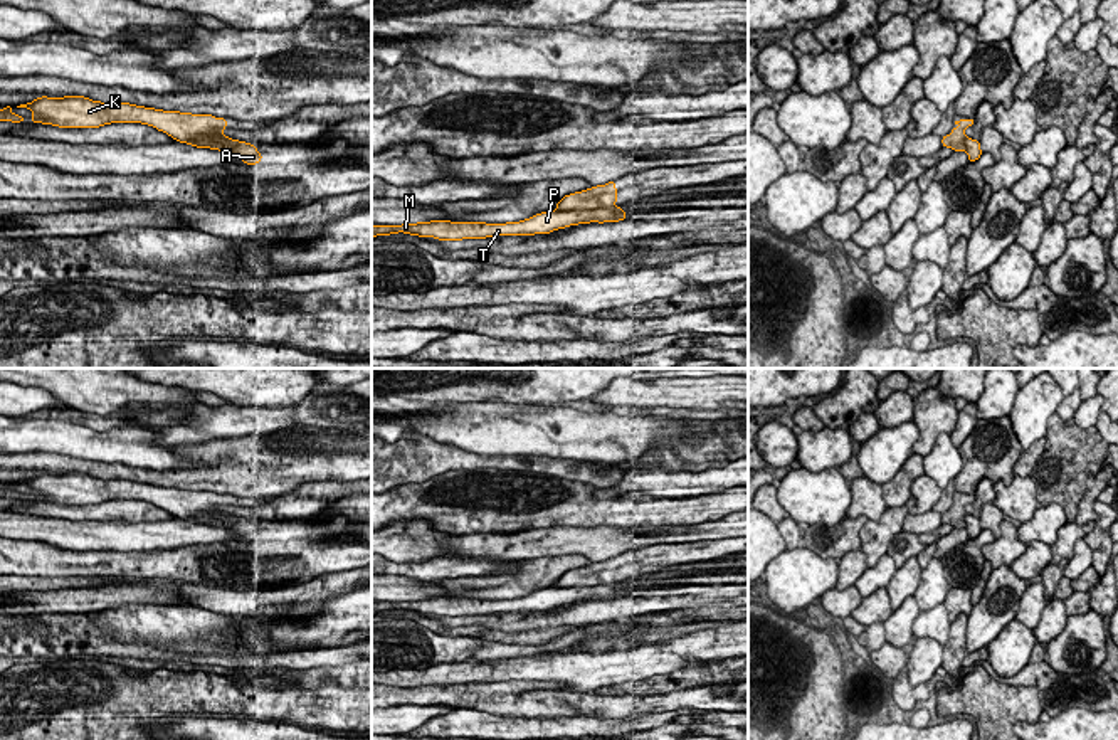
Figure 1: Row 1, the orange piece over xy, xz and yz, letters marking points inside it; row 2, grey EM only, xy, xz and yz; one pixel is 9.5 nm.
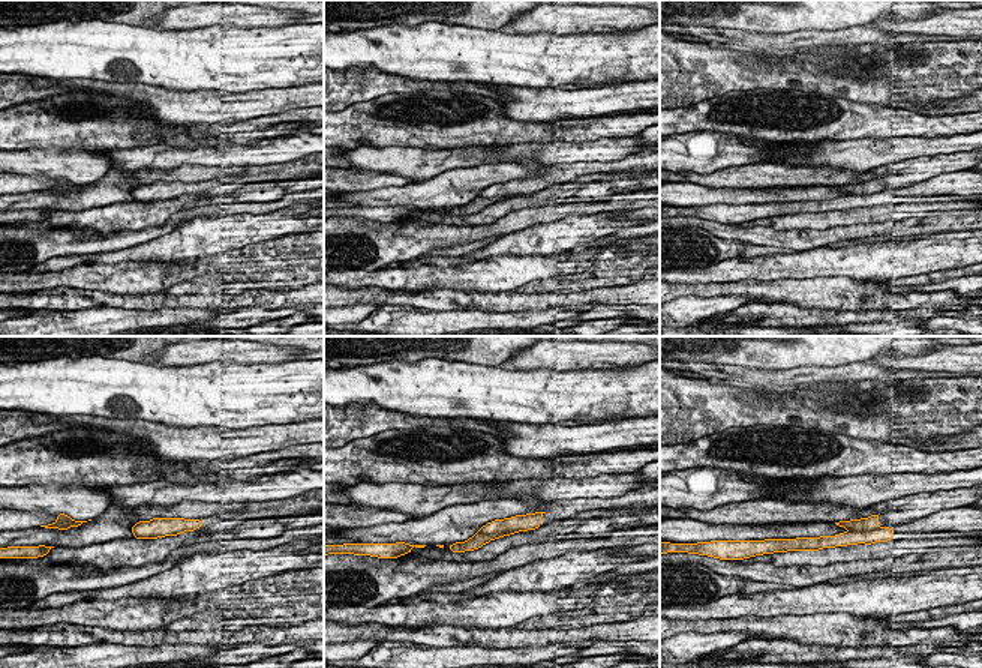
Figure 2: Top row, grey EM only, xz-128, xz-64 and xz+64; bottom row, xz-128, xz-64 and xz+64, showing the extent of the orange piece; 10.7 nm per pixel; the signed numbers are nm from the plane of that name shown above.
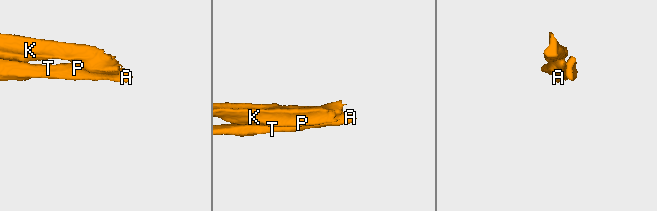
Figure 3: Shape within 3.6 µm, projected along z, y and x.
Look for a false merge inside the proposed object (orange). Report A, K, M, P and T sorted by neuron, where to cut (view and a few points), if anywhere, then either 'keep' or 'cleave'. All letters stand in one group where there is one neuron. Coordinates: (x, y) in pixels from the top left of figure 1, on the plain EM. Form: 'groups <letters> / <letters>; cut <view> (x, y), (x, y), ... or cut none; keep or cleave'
groups A M P T / K; cut xz (611, 582), (558, 589); cleave

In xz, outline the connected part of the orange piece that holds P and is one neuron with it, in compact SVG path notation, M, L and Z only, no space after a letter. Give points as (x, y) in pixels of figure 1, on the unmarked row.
M622 584L562 589L546 587L530 595L506 600L430 597L402 602L372 602L372 614L398 609L419 614L435 614L437 617L486 616L494 612L535 612L550 610L553 607L578 600L604 600L625 595L627 592Z

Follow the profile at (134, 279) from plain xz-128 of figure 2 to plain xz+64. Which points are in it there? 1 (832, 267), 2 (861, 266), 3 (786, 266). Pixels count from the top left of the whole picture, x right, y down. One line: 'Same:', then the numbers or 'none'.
Same: 1, 2, 3

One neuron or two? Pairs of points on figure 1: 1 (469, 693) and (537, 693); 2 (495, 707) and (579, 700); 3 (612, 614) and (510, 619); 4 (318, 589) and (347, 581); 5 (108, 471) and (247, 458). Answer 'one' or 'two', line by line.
1: one
2: two
3: one
4: one
5: one

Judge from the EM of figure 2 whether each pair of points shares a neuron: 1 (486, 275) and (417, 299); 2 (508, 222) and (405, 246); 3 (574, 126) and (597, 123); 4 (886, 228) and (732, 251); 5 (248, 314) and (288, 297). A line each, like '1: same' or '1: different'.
1: different
2: same
3: same
4: different
5: different

